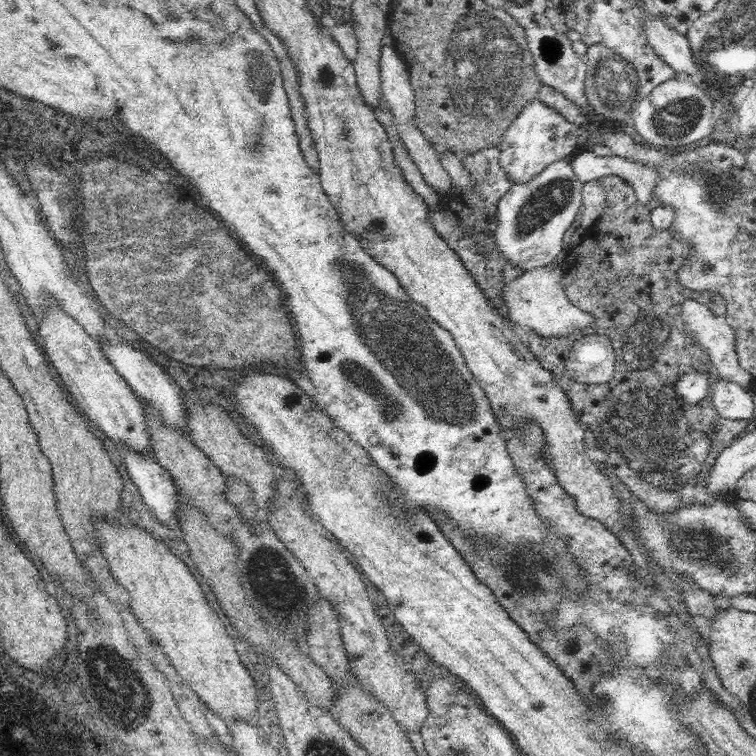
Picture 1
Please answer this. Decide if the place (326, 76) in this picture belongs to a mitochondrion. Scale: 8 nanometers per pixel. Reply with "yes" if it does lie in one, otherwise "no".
no

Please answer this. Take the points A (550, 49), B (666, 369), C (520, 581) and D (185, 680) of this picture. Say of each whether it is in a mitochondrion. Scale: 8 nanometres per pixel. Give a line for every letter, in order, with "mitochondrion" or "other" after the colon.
A: mitochondrion
B: mitochondrion
C: mitochondrion
D: other

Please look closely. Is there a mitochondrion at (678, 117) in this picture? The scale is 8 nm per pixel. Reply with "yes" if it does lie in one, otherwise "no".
yes

